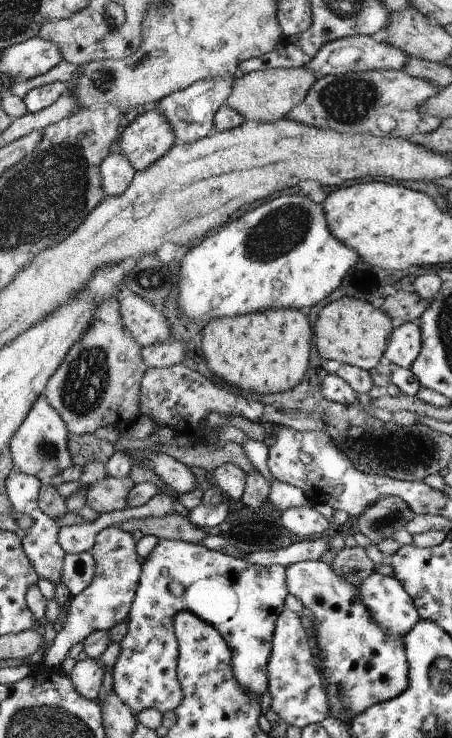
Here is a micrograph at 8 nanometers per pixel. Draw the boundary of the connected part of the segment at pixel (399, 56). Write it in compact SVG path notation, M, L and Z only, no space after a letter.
M370 35L348 36L324 44L318 54L306 66L314 72L317 78L337 75L348 71L370 71L370 70L396 70L402 71L406 66L406 60L410 56L386 42L376 42Z

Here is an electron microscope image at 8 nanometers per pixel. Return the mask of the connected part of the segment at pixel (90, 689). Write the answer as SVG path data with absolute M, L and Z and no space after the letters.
M88 657L86 660L78 661L69 676L73 679L74 686L85 698L97 701L100 689L103 688L104 669L100 659Z

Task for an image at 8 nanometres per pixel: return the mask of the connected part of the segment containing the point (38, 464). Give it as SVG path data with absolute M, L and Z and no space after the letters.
M42 395L8 447L10 455L13 456L14 467L24 474L38 478L44 484L49 484L54 475L73 466L73 456L70 455L67 444L68 435L67 424L54 410L46 396Z

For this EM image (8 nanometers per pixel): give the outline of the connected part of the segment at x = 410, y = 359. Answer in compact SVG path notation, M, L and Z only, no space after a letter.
M414 321L402 324L393 330L387 350L384 352L384 361L394 363L401 368L410 368L418 358L422 346L422 332Z

